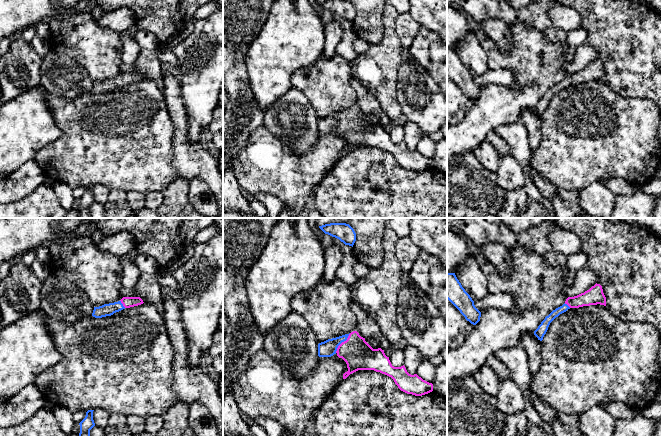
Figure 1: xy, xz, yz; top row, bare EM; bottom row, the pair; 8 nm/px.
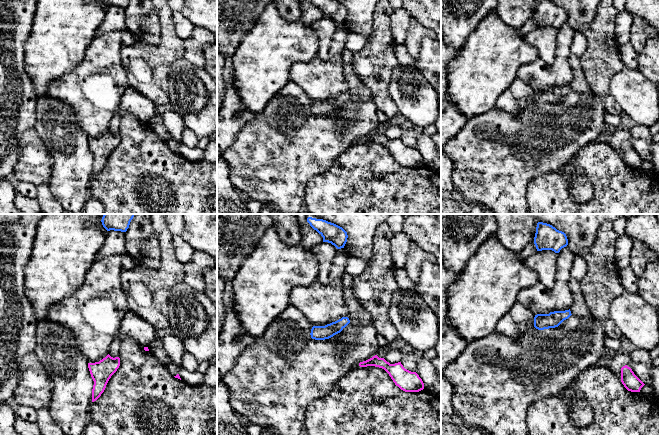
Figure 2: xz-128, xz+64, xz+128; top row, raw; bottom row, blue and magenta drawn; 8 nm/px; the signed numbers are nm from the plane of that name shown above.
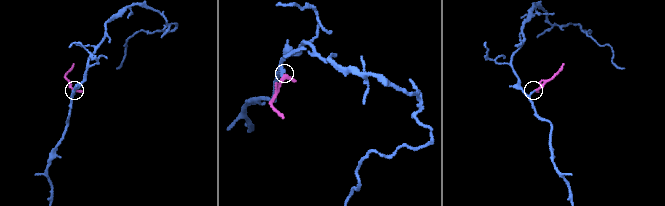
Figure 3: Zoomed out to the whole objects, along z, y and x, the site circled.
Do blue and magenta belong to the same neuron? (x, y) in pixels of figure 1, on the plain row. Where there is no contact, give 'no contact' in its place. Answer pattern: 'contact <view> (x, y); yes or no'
contact xz (342, 117); yes

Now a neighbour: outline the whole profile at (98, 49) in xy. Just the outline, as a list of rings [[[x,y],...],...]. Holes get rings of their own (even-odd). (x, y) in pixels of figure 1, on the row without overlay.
[[[79,13],[66,18],[53,18],[47,22],[49,35],[46,40],[51,50],[73,58],[87,70],[94,83],[118,78],[123,74],[121,70],[123,43],[119,33],[100,26],[90,13]]]

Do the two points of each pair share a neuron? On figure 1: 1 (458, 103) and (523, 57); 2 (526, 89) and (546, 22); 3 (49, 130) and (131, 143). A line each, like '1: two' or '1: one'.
1: two
2: two
3: two

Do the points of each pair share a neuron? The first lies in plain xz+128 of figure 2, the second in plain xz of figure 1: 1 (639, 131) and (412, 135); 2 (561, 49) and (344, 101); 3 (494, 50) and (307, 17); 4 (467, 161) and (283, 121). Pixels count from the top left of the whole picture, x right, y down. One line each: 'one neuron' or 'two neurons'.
1: one neuron
2: one neuron
3: one neuron
4: two neurons

